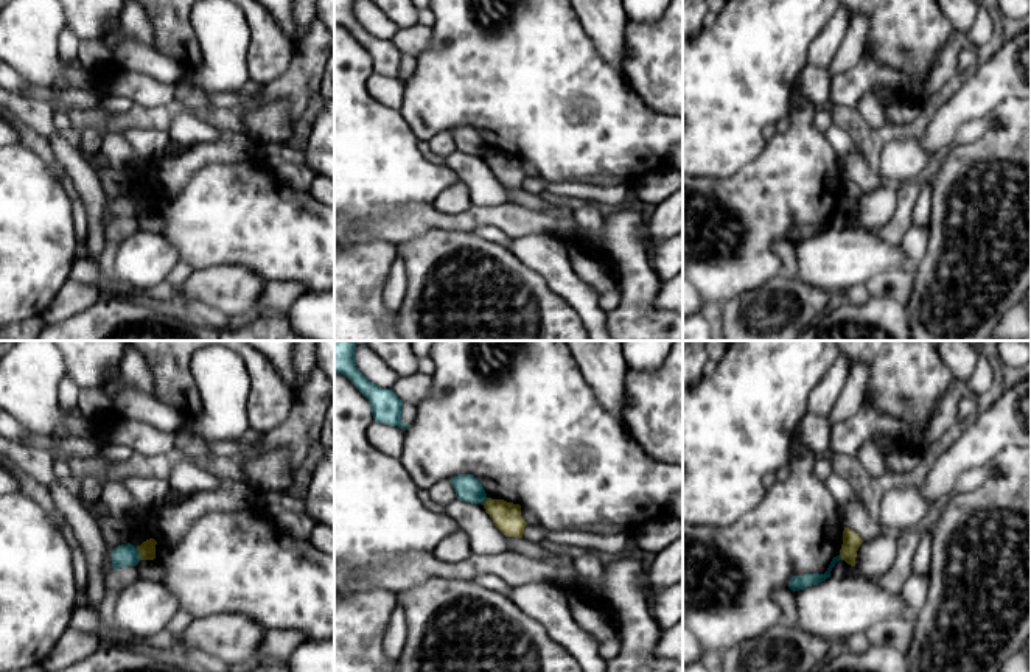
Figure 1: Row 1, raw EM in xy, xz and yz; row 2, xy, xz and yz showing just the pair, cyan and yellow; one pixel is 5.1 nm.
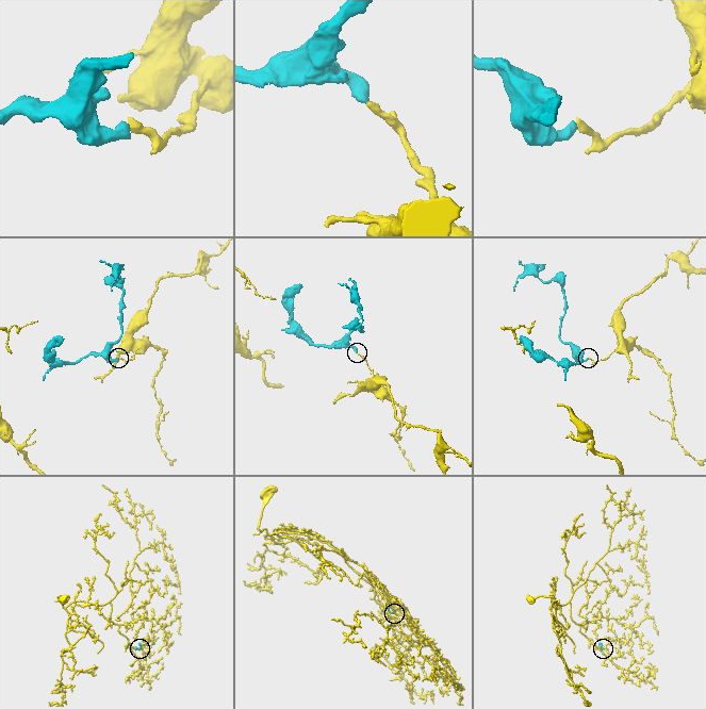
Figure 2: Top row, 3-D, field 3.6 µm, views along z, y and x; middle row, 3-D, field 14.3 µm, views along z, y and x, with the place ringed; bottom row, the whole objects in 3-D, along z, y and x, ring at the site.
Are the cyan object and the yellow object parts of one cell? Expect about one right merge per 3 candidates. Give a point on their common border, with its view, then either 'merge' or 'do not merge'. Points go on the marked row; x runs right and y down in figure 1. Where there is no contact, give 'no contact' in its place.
xy (137, 554) | do not merge

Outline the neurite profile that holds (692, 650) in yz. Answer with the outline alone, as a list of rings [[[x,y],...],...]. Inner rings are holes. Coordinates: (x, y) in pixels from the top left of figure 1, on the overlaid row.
[[[683,627],[683,666],[701,661],[704,652],[701,642],[686,627]]]

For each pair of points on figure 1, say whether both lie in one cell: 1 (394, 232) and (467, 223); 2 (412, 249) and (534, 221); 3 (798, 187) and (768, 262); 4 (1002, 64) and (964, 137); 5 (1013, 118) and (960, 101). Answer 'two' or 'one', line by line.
1: one
2: two
3: one
4: two
5: two

